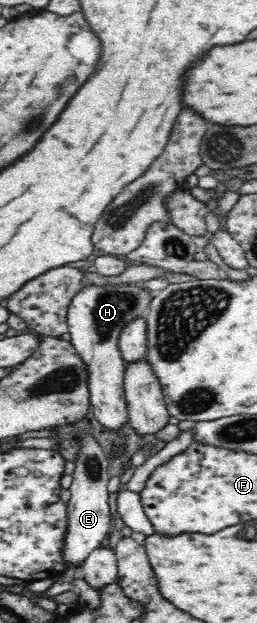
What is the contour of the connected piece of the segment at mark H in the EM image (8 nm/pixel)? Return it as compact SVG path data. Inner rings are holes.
M140 284L84 285L68 305L66 321L70 342L88 374L89 408L99 423L110 431L119 431L128 421L124 387L126 366L118 341L128 324L136 318L146 318L153 297L154 294Z

